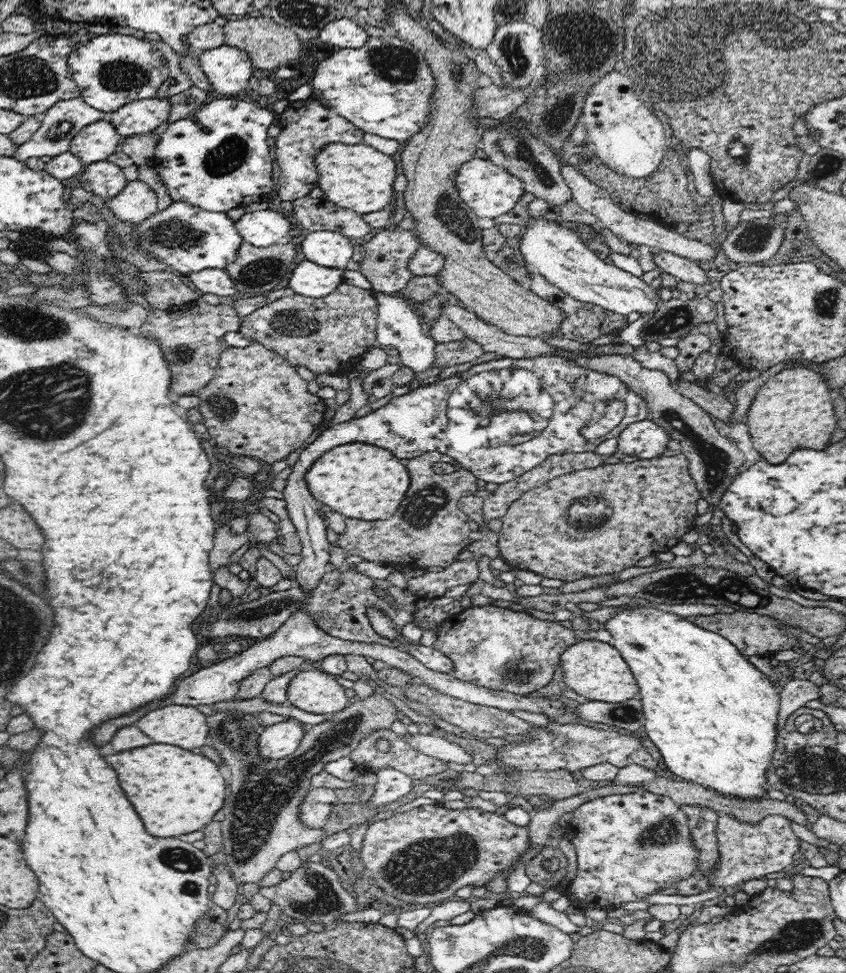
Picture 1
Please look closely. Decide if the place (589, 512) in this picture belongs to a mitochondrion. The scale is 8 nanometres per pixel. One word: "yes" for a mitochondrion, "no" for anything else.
yes

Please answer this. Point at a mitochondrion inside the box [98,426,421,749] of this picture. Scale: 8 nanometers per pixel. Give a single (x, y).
(277, 607)

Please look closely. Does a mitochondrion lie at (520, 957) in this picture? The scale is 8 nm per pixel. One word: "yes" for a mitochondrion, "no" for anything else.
yes

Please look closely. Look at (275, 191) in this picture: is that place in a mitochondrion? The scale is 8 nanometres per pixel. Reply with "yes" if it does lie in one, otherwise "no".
no

